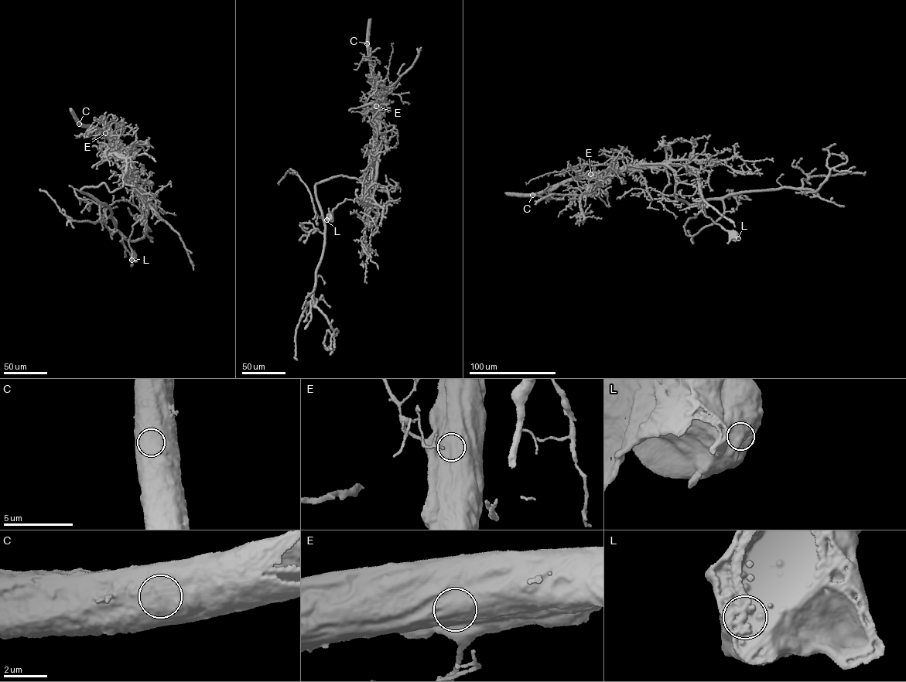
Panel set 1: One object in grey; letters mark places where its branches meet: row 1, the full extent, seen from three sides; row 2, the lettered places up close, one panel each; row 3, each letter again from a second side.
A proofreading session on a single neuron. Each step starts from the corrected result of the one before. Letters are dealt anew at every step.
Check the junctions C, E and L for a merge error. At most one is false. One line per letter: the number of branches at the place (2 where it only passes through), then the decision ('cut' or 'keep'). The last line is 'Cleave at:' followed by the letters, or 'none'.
C: 1 | keep
E: 1 | cut
L: 1 | keep
Cleave at: E

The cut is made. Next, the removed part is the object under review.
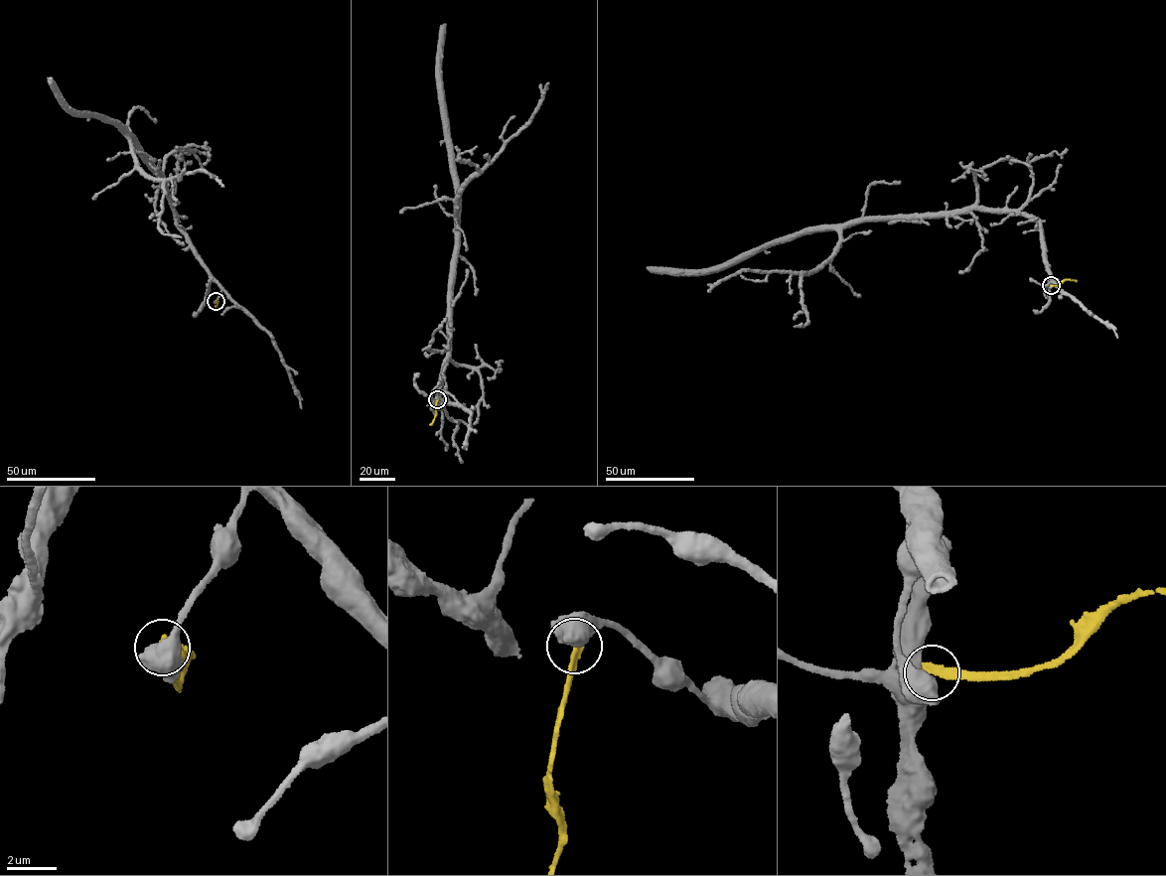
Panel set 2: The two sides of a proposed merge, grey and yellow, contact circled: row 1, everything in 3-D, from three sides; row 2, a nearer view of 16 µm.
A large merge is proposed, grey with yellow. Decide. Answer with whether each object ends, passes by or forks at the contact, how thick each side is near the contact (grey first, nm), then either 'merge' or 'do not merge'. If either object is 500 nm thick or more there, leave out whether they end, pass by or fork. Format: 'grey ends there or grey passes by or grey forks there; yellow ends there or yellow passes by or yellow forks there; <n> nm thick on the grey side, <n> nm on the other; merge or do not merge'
700 nm thick on the grey side, 280 nm on the other; do not merge

